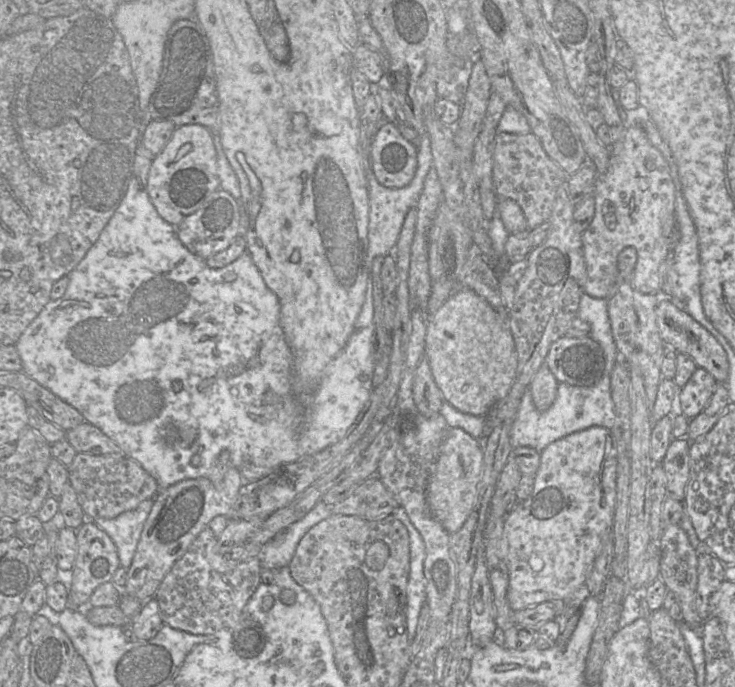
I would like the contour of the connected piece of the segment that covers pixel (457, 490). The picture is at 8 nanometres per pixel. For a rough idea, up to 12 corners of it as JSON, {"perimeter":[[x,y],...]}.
{"perimeter":[[449,428],[427,488],[433,517],[456,533],[472,512],[483,441]]}

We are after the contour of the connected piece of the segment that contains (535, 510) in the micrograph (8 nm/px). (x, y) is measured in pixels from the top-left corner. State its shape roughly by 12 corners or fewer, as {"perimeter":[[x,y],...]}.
{"perimeter":[[601,426],[540,452],[504,520],[513,611],[582,604],[613,531]]}

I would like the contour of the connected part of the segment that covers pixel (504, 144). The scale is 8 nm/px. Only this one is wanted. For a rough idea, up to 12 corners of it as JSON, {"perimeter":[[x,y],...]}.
{"perimeter":[[533,133],[496,136],[497,197],[532,230],[568,175]]}

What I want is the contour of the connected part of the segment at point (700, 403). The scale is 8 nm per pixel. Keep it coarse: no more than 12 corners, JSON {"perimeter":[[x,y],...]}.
{"perimeter":[[697,368],[680,389],[689,420],[708,405],[717,381]]}

